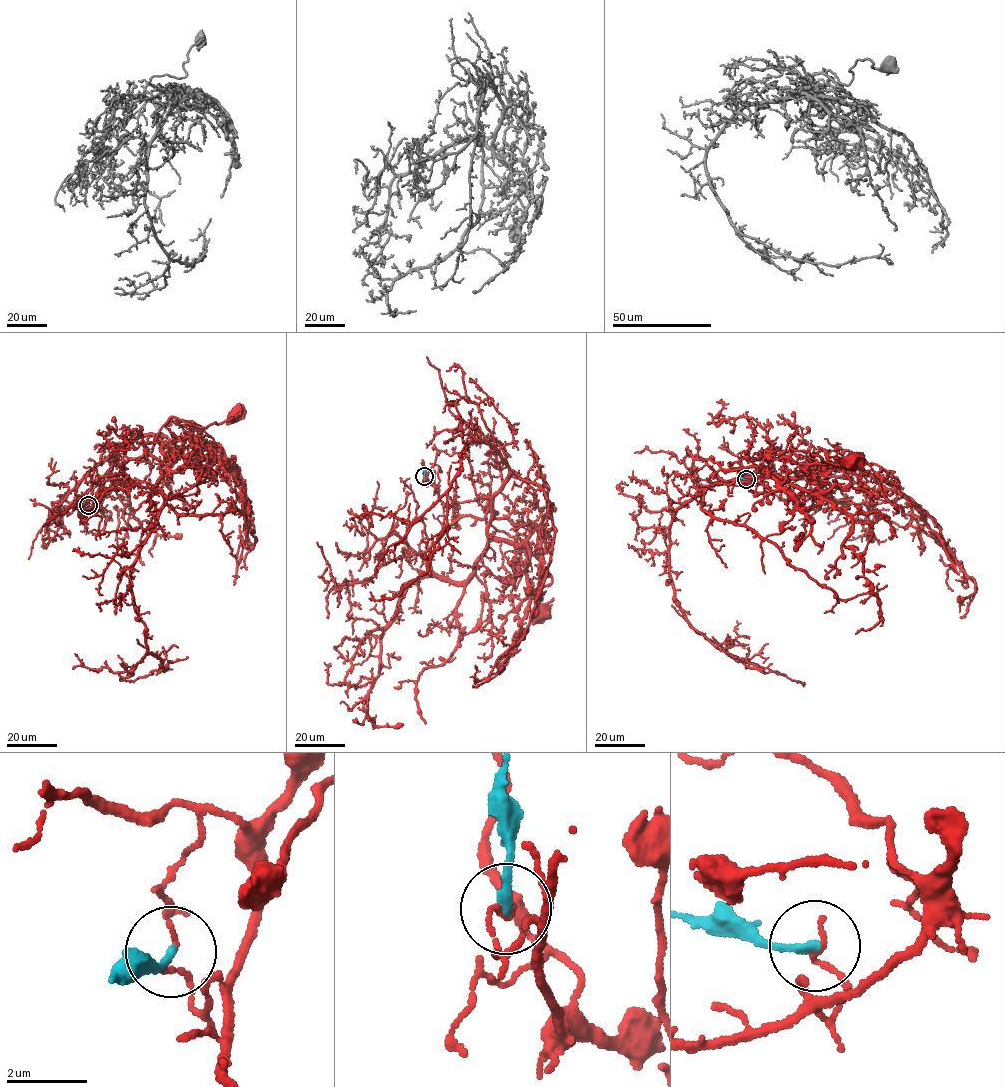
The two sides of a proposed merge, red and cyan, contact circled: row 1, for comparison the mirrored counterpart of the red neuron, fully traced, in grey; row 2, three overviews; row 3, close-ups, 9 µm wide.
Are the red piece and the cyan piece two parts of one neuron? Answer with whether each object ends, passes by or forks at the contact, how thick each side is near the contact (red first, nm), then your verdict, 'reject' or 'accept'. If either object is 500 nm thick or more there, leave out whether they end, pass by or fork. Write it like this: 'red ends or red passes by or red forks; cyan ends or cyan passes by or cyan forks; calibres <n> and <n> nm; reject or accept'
red ends; cyan ends; calibres 140 and 200 nm; reject

